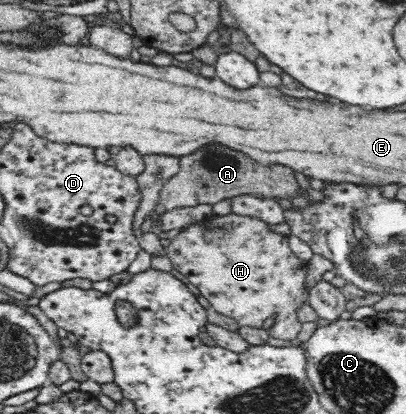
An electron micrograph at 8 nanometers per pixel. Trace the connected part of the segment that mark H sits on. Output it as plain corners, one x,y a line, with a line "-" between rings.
232,212
221,217
207,217
195,226
183,230
177,237
171,239
165,248
165,254
174,272
195,292
206,298
219,314
235,319
240,326
251,326
251,328
263,328
263,322
276,314
274,324
267,329
269,336
295,342
302,330
302,323
297,318
295,310
307,301
305,272
308,262
297,258
287,241
288,236
271,232
261,219

